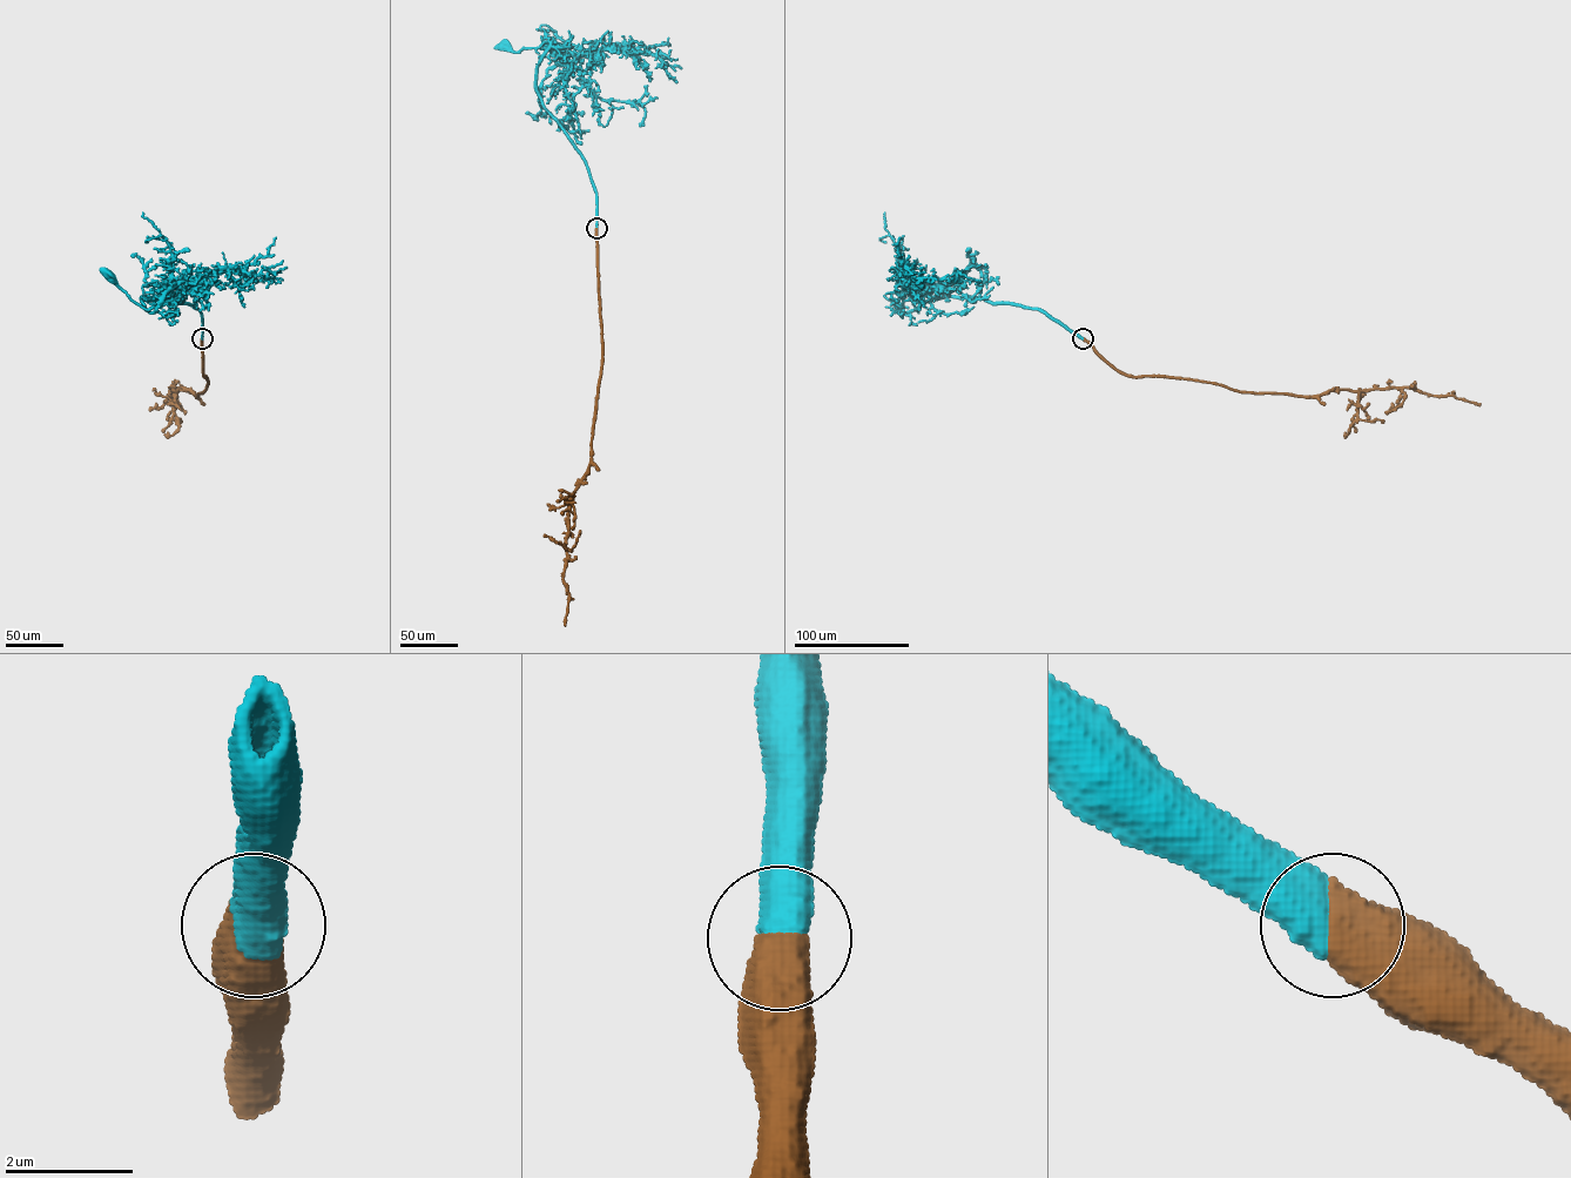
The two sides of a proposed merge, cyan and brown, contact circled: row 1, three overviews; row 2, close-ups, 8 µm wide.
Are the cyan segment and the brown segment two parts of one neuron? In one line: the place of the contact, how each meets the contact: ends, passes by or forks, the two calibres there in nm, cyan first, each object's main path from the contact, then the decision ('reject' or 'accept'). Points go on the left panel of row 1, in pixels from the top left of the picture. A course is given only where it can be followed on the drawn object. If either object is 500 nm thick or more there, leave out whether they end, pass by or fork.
place (202, 338); calibres 650 and 750 nm; course cyan (202, 338), (202, 315), (193, 305), (142, 296), (148, 311), (156, 305), (142, 308), (108, 274); course brown (202, 338), (207, 388), (196, 396), (188, 390), (170, 388), (168, 396), (175, 396), (170, 403); accept

